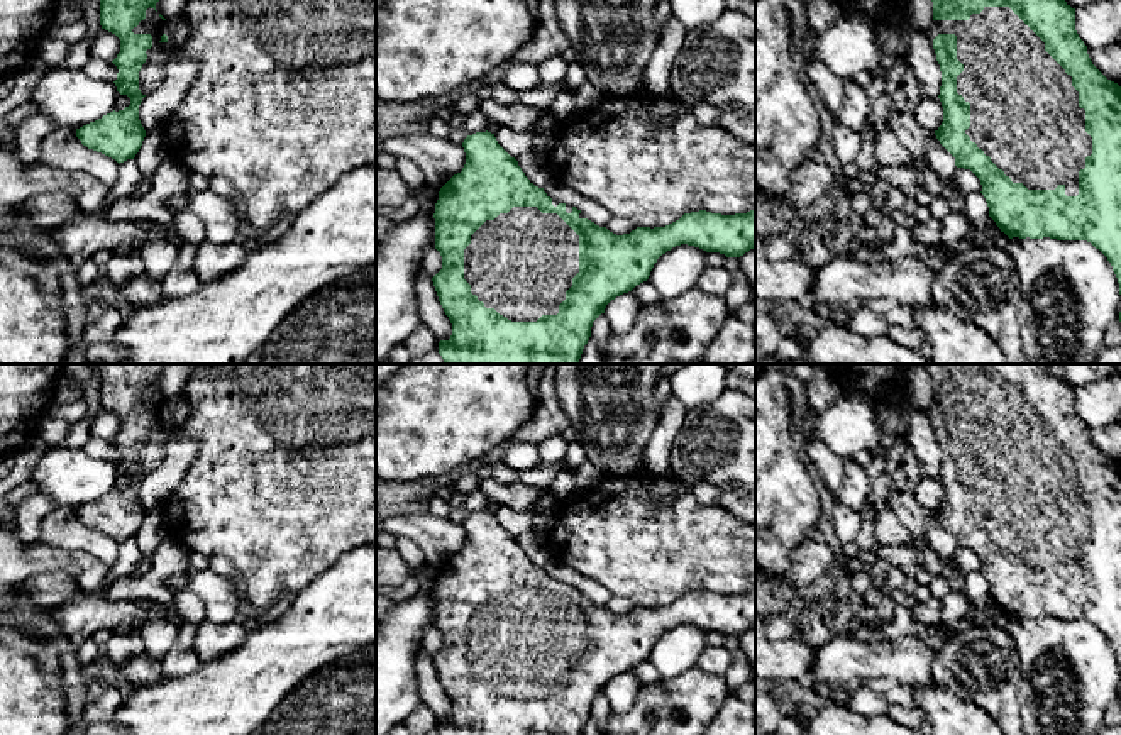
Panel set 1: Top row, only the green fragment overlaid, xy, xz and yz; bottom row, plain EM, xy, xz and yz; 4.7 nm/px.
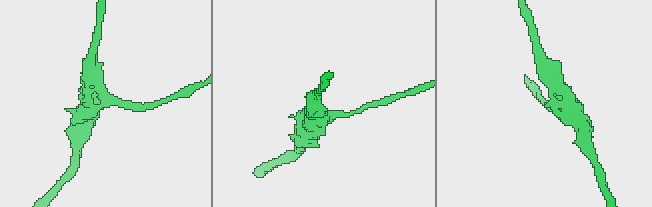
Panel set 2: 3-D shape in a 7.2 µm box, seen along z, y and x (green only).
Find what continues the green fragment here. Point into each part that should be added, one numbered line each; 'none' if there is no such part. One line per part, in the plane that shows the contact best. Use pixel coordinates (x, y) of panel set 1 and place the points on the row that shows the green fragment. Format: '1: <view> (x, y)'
1: yz (1025, 116)

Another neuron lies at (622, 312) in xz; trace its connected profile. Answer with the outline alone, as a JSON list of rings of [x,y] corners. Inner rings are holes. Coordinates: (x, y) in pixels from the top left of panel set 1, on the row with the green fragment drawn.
[[[628,291],[615,300],[611,300],[605,308],[605,317],[610,320],[610,329],[613,335],[627,334],[638,315],[642,303],[638,298]]]

